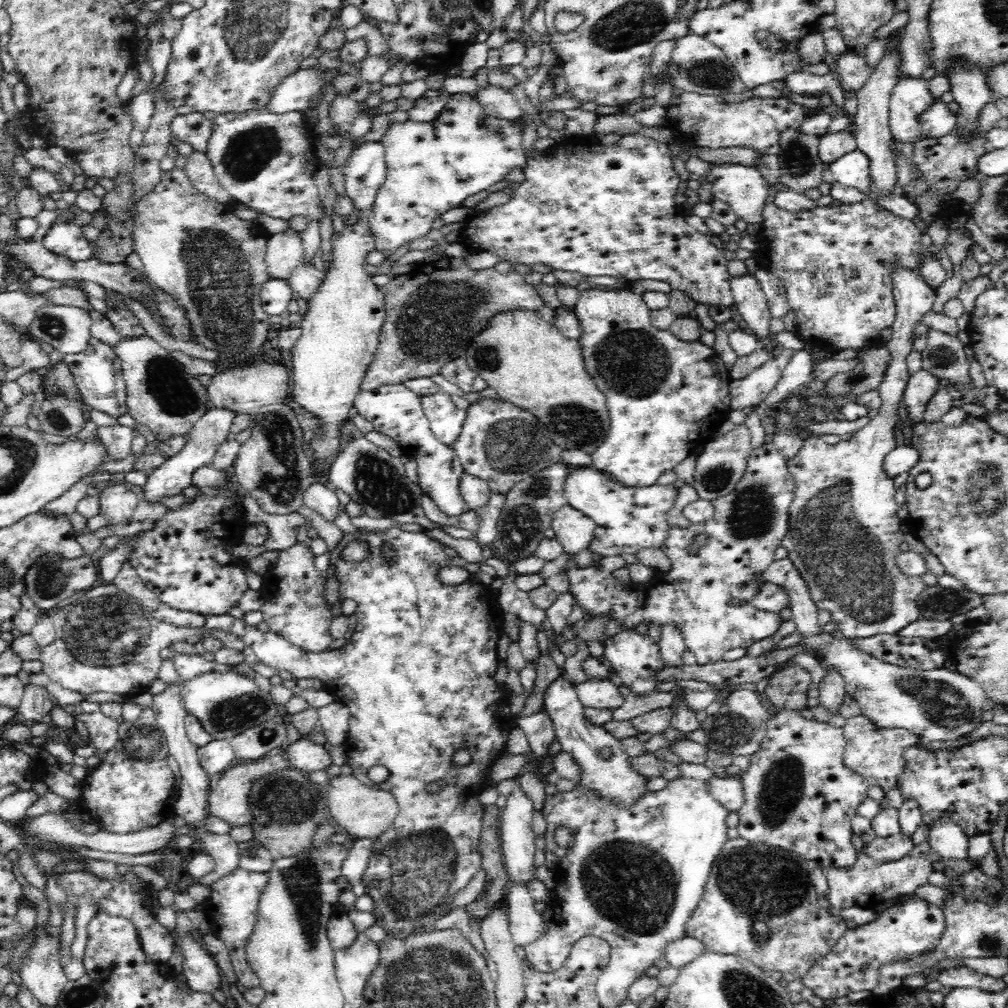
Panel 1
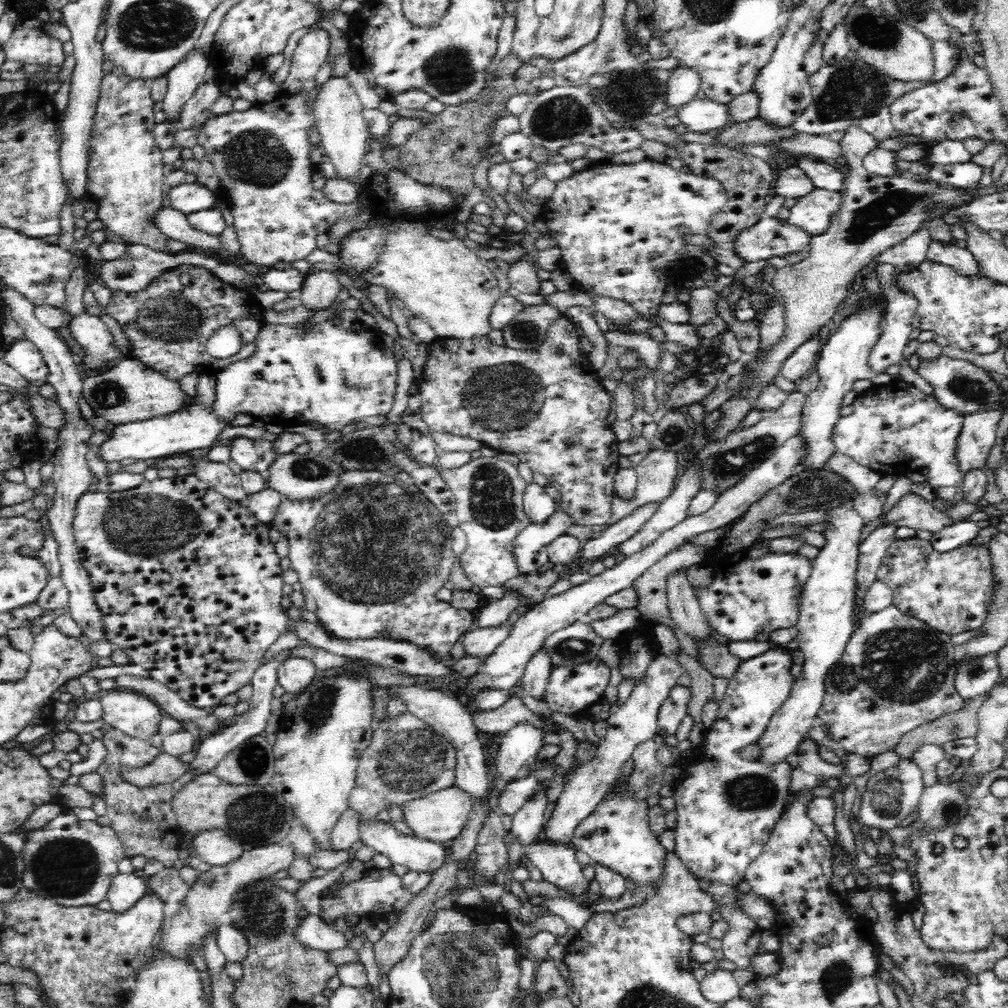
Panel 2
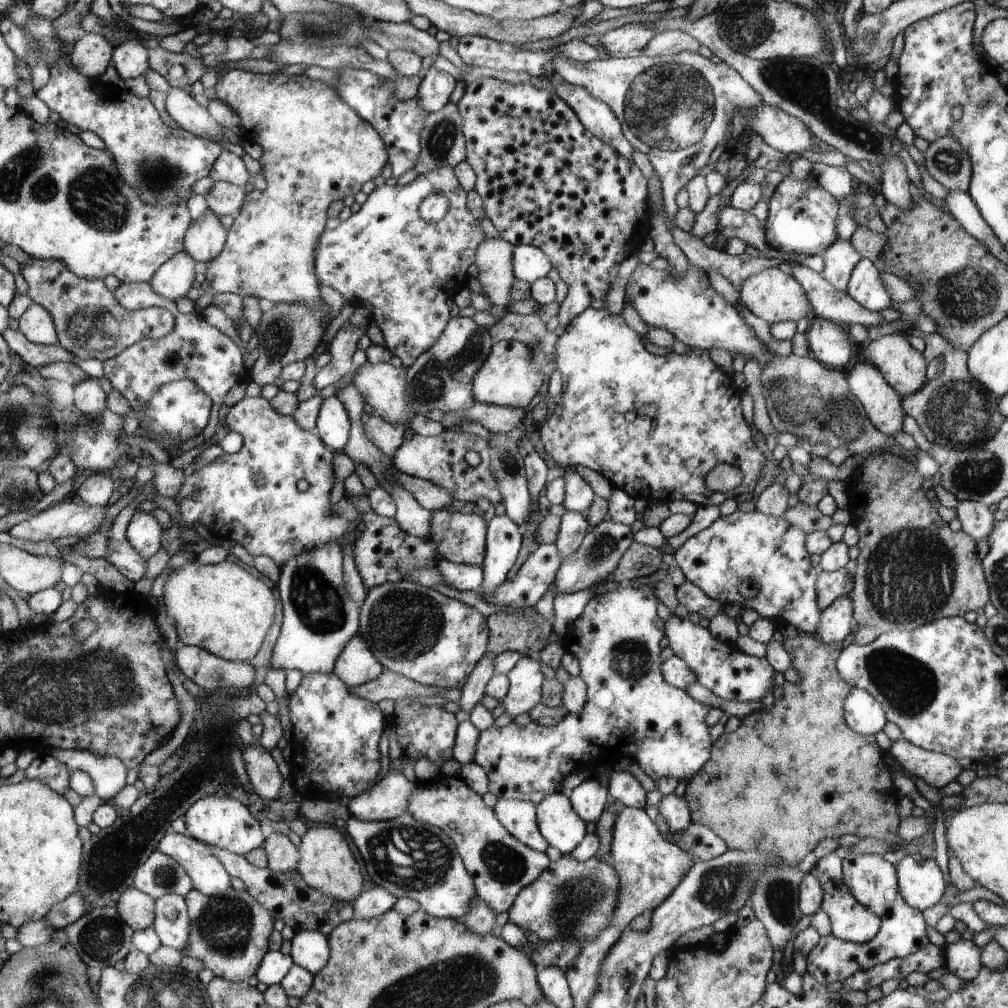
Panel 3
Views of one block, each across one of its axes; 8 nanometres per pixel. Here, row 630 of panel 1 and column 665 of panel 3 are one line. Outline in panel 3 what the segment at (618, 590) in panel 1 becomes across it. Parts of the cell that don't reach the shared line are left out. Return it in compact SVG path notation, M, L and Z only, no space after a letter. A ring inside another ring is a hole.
M658 576L652 579L639 579L633 582L622 584L619 589L612 592L604 593L602 596L590 600L584 607L582 614L573 622L573 627L560 640L563 649L568 654L573 654L578 658L580 664L581 674L583 680L587 683L587 703L579 713L568 713L566 718L559 722L556 726L545 727L538 724L536 721L530 721L528 724L519 725L512 721L507 726L498 727L492 725L485 731L479 732L479 744L475 752L474 762L479 764L488 775L489 790L492 791L498 798L514 799L530 801L538 804L544 800L549 794L560 791L561 780L569 772L577 770L589 770L591 767L596 767L598 764L602 766L603 763L614 763L615 759L620 756L627 756L630 760L640 765L640 768L652 779L657 781L665 776L673 776L677 778L678 782L686 777L691 778L706 766L708 760L711 758L712 744L710 742L709 726L706 725L706 714L713 708L703 702L694 700L691 696L686 694L684 689L676 688L675 685L668 684L661 671L660 662L660 640L664 638L664 622L658 618L656 612L656 598L652 596L651 588L654 588L654 582L657 581Z

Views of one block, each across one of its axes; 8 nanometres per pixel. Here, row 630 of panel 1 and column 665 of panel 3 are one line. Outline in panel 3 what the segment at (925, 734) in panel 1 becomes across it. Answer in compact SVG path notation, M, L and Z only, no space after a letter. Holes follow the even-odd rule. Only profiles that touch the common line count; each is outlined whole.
M676 793L668 794L666 798L661 798L657 807L669 826L670 832L676 838L682 836L687 831L687 828L694 823L690 815L688 802L684 797L677 796Z

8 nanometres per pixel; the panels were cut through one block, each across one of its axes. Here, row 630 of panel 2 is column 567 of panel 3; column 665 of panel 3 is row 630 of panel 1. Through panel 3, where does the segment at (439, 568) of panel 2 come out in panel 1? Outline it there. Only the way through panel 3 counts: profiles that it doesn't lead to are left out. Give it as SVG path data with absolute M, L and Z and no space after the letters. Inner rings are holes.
M392 526L387 530L379 531L358 531L354 534L344 533L342 539L338 542L338 545L329 550L330 564L333 568L334 576L338 580L339 584L339 598L341 600L354 600L357 604L356 615L356 627L353 635L349 640L341 647L333 650L324 650L324 652L308 652L294 646L288 640L277 635L275 632L268 631L262 632L256 629L255 626L248 624L244 619L236 619L229 614L222 616L216 615L197 615L195 612L176 611L164 603L161 603L157 599L157 596L150 591L141 578L137 575L136 569L126 561L120 572L114 577L113 583L119 587L120 590L127 592L132 598L135 598L155 619L166 622L166 624L173 624L178 628L205 628L206 630L223 630L228 634L237 636L244 642L245 646L249 646L256 655L258 662L275 668L276 670L286 670L290 672L295 679L309 679L316 678L323 683L322 690L328 691L337 703L345 705L350 712L349 719L349 730L348 739L344 744L347 750L348 760L347 764L352 768L352 775L356 777L362 784L372 786L378 789L384 789L386 792L390 792L394 795L396 802L399 806L398 817L394 820L392 826L387 829L387 832L374 838L374 855L370 856L368 862L368 868L364 870L362 875L361 883L367 888L367 893L372 897L374 903L374 917L376 917L376 924L382 926L388 936L396 938L404 938L409 934L418 933L424 931L425 927L432 924L438 918L451 912L451 904L454 896L460 892L463 888L466 888L466 884L472 880L472 876L482 870L481 854L478 850L480 834L482 834L482 816L484 816L484 806L478 801L478 796L482 792L484 787L483 778L488 774L489 768L496 762L497 758L500 758L506 753L507 743L509 740L508 735L516 727L517 720L510 713L510 705L508 705L508 696L505 695L499 682L495 680L496 670L498 668L498 655L496 654L496 646L498 646L498 640L503 635L504 630L504 613L502 612L498 602L498 592L489 587L488 585L478 584L477 579L474 576L470 576L471 580L466 580L462 584L456 586L448 586L442 584L438 580L438 569L442 567L452 566L455 564L460 568L464 568L470 573L474 573L476 566L472 563L468 563L464 558L458 555L454 548L447 546L446 544L432 539L423 532L409 532L400 529L398 526ZM364 539L370 547L370 556L360 560L360 562L346 562L341 557L343 548L353 540ZM384 542L389 542L395 550L395 561L388 563L382 555L382 546ZM458 750L466 750L472 755L472 761L464 766L456 766L452 762L454 755ZM382 765L388 768L389 776L380 784L376 784L368 777L368 770L373 766ZM428 784L440 784L440 788L436 788L436 792L428 792Z

